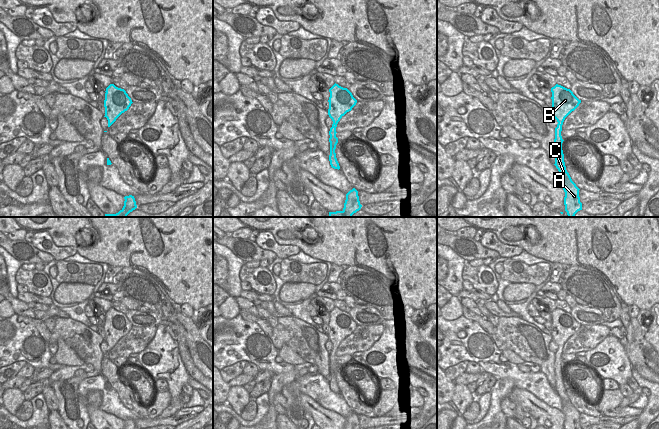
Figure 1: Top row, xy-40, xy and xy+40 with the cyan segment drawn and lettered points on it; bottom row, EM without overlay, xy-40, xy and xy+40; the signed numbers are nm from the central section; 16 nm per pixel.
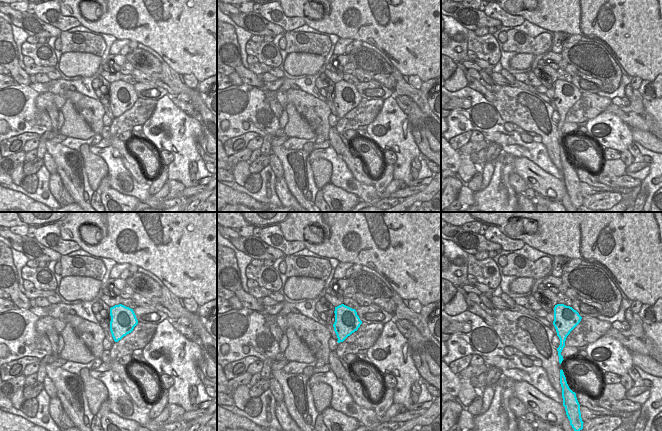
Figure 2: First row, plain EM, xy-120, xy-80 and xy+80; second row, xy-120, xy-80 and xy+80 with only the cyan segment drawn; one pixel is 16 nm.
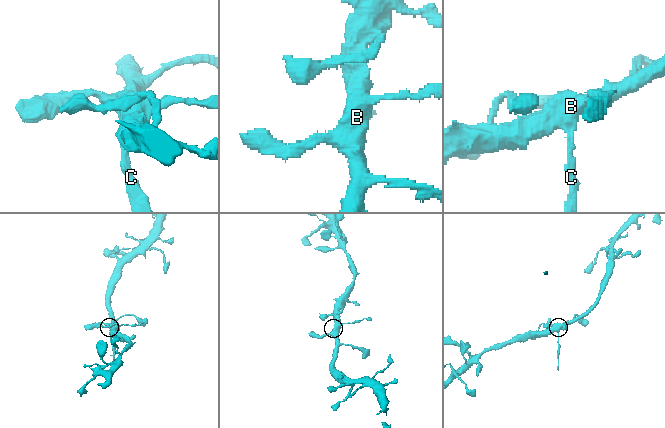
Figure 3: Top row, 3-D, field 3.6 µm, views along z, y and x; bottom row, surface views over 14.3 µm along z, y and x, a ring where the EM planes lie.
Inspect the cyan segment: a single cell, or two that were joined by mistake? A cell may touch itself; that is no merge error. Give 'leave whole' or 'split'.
split

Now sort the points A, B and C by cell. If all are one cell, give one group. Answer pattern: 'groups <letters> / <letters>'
groups A C / B

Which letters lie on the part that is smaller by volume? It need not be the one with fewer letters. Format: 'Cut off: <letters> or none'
Cut off: A, C

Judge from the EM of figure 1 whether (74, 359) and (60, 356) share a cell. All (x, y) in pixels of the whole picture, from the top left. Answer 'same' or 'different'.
same

